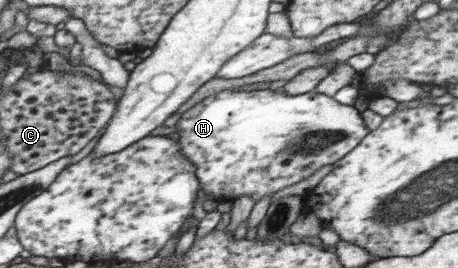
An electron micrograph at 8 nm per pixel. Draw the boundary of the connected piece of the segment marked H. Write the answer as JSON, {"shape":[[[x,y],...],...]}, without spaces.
{"shape":[[[237,89],[215,93],[185,111],[176,124],[175,132],[179,133],[181,152],[191,162],[195,162],[201,195],[207,198],[221,196],[219,202],[222,202],[226,199],[236,200],[241,195],[249,195],[254,201],[258,201],[292,186],[315,174],[323,166],[334,165],[339,159],[347,156],[347,153],[359,145],[369,133],[369,129],[355,106],[343,105],[334,97],[316,90],[299,95],[287,95],[281,89]]]}

